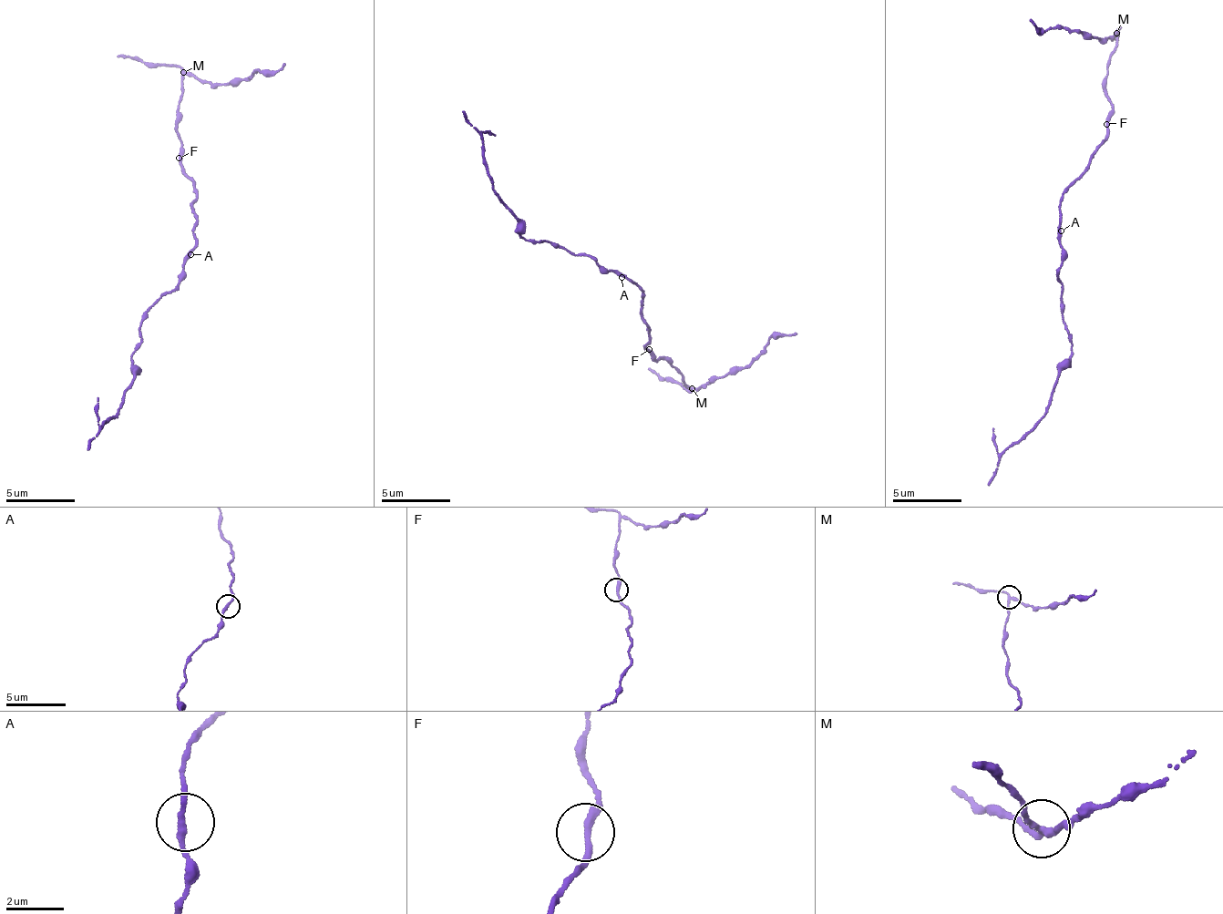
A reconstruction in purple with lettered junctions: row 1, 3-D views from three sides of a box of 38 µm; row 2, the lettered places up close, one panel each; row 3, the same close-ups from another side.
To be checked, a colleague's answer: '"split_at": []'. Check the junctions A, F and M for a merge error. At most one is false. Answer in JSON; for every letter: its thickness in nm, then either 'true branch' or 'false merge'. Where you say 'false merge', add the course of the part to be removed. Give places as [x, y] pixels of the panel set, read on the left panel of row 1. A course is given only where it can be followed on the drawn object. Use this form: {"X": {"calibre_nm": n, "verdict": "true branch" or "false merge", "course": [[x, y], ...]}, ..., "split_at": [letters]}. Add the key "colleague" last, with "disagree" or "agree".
{"A": {"calibre_nm": 200, "verdict": "true branch"}, "F": {"calibre_nm": 240, "verdict": "true branch"}, "M": {"calibre_nm": 190, "verdict": "false merge", "course": [[184, 73], [229, 83], [283, 63]]}, "split_at": ["M"], "colleague": "disagree"}

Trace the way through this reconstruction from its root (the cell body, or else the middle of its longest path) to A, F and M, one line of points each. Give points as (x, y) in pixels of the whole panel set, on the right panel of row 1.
A: (1065, 193), (1059, 204), (1061, 231)
F: (1065, 193), (1065, 186), (1074, 180), (1089, 163), (1089, 157), (1107, 135), (1106, 124)
M: (1065, 193), (1065, 186), (1074, 180), (1107, 135), (1112, 103), (1106, 97), (1106, 65), (1115, 34)

